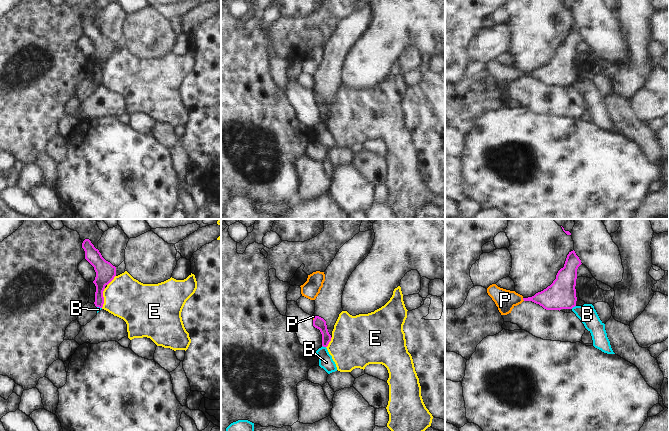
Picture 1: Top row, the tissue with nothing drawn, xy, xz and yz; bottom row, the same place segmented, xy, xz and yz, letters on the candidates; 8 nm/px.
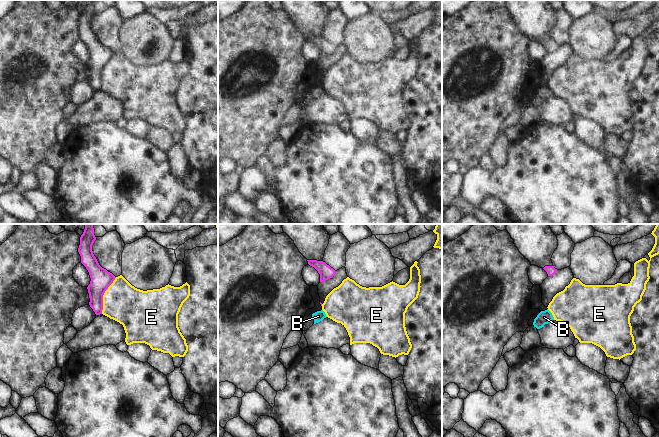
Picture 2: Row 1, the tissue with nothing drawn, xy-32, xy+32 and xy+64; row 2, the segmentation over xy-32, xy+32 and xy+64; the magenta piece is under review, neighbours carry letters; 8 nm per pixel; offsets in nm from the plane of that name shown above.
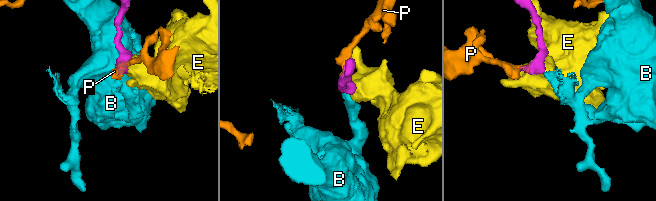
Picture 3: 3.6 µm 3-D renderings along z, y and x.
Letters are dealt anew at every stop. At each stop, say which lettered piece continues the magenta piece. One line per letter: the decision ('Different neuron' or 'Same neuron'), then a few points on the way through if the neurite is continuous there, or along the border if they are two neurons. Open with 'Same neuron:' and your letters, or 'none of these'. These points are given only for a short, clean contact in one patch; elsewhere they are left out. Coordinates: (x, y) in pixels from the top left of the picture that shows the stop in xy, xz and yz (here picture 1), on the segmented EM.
Same neuron: P
B: Different neuron. Boundary: yz (575, 305), (571, 308)
E: Different neuron. Boundary: xy (105, 288), (101, 307)
P: Same neuron. Path across: yz (554, 297), (523, 299), (505, 300).

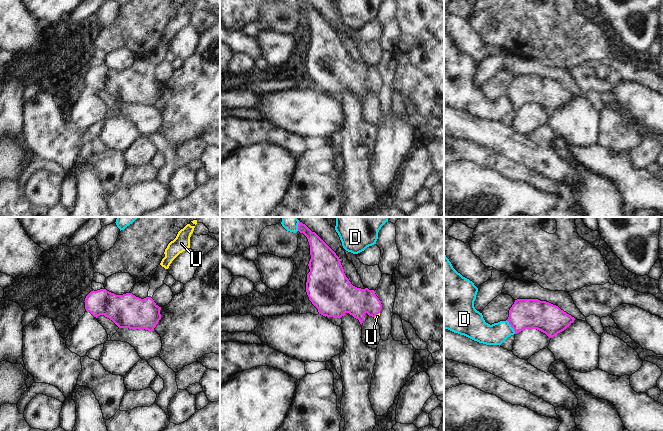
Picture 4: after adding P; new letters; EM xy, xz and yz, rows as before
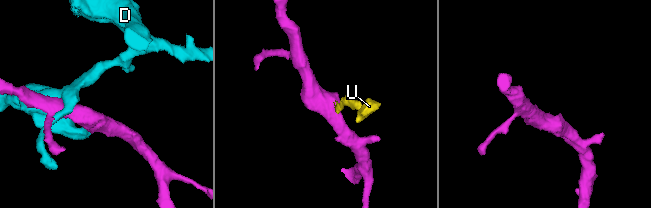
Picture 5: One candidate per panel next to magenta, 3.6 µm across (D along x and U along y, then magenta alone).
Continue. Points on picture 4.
Same neuron: U
D: Different neuron
U: Same neuron. Path across: xz (357, 302), (364, 302), (376, 314), (377, 316).

